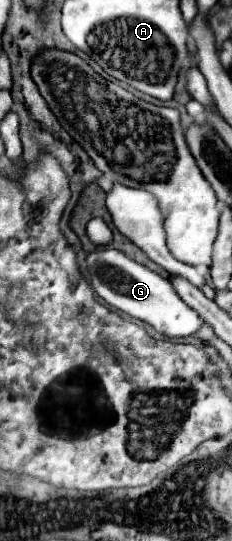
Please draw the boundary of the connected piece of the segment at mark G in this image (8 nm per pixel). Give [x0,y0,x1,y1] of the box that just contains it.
[87,248,203,338]

